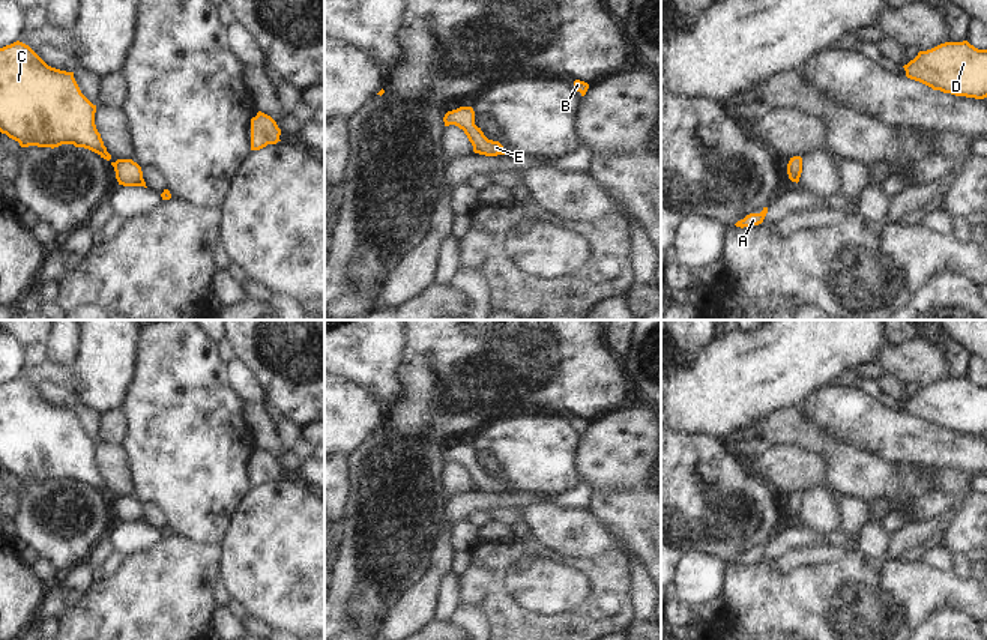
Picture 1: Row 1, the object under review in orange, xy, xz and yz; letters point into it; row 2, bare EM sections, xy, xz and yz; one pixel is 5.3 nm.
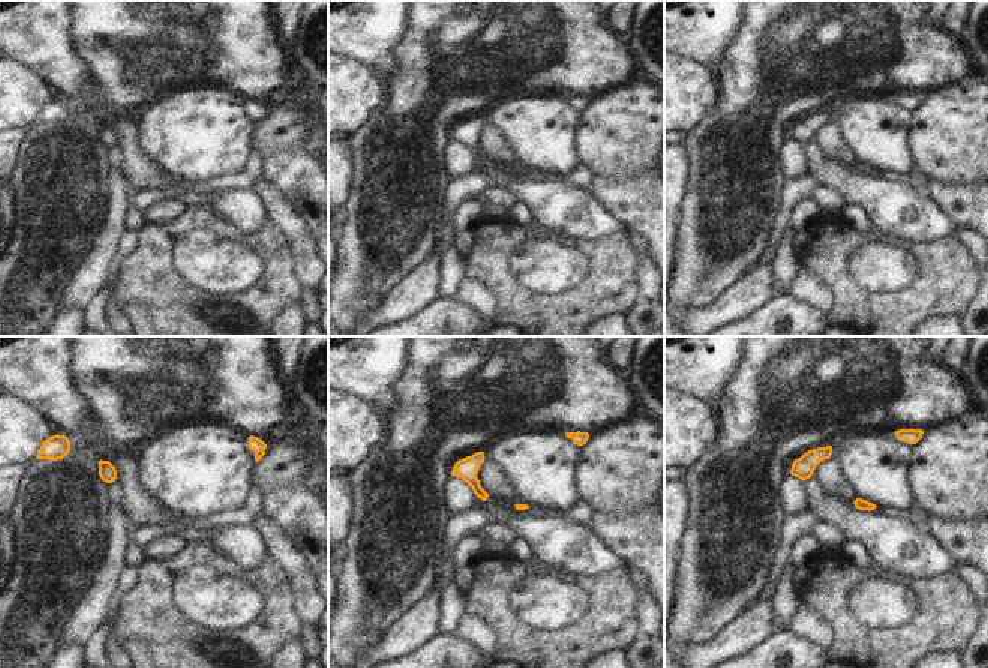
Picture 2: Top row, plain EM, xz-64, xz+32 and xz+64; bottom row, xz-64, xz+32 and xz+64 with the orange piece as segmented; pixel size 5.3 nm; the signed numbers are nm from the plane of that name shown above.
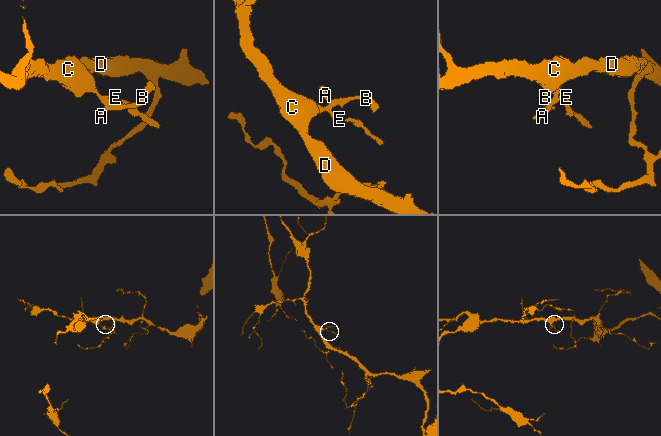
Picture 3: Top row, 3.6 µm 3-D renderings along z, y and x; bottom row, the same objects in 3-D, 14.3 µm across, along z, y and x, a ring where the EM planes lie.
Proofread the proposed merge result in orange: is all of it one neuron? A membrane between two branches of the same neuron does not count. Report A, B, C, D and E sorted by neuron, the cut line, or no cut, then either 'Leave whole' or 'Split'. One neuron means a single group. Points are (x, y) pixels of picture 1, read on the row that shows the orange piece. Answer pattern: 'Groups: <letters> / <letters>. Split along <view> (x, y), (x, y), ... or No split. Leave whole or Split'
Groups: A B C D E. No split. Leave whole.

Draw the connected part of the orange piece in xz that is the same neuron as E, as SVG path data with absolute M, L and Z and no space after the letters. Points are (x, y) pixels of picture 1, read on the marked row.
M460 107L448 111L443 117L445 126L455 125L464 131L473 146L473 152L485 156L505 155L505 149L499 141L488 140L481 128L475 125L475 111L472 107Z

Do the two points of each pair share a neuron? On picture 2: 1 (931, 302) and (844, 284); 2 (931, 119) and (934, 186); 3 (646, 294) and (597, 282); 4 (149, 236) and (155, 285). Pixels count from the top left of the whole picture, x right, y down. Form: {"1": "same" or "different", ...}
{"1": "same", "2": "different", "3": "different", "4": "same"}

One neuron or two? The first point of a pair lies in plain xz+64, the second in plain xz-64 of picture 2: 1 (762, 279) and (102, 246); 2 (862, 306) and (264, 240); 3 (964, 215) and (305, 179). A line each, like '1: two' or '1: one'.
1: one
2: one
3: one

